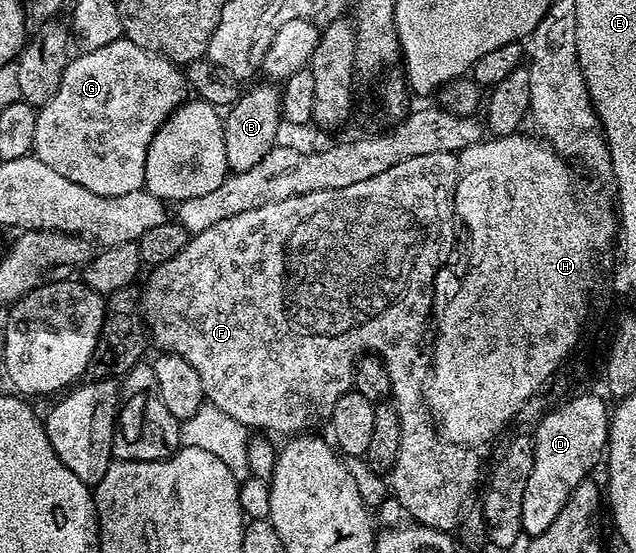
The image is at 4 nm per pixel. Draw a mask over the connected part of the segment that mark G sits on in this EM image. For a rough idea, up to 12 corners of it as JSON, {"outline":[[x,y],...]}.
{"outline":[[125,36],[67,63],[34,157],[99,196],[142,190],[184,71]]}

